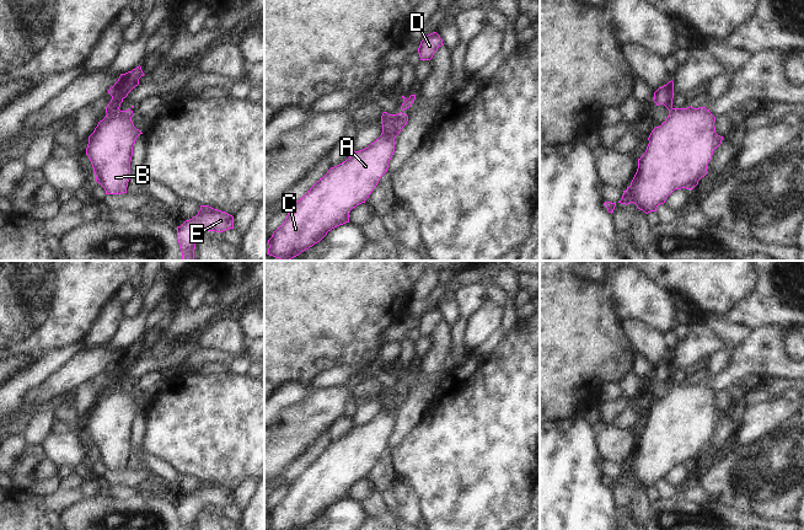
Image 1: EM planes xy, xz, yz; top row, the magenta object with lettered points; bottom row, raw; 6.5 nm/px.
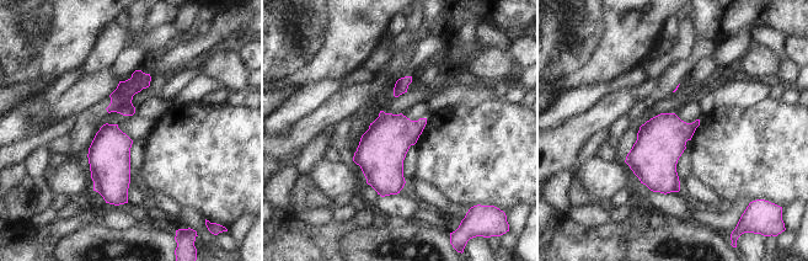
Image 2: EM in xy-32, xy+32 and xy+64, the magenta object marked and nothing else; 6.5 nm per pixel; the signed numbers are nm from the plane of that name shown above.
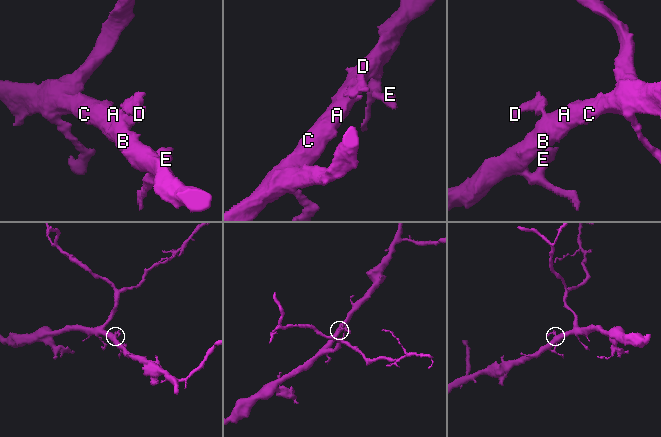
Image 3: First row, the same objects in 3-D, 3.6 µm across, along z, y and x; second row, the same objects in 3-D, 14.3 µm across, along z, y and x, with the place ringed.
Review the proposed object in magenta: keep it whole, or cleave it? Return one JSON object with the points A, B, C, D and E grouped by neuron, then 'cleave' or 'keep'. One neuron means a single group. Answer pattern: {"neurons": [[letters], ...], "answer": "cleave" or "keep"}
{"neurons": [["A", "B", "C", "E"], ["D"]], "answer": "cleave"}

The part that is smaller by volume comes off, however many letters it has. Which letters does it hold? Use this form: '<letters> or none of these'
D.

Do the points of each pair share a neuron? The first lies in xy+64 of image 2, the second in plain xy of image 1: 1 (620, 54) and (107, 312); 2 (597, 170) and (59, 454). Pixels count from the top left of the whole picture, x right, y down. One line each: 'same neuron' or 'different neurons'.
1: different neurons
2: same neuron

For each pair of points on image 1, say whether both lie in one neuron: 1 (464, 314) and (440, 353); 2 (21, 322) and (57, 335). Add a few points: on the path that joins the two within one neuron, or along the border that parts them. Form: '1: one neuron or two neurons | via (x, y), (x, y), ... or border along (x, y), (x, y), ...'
1: two neurons | border along (449, 326), (450, 346)
2: one neuron | via (30, 322), (44, 322), (48, 326)

